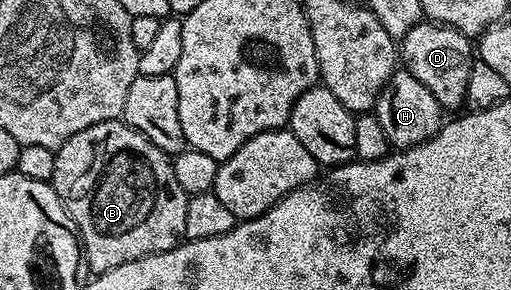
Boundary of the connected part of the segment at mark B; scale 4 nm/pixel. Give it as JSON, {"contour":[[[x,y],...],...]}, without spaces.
{"contour":[[[124,119],[87,126],[87,130],[79,130],[79,134],[67,138],[67,142],[63,142],[56,153],[51,183],[65,203],[73,226],[77,229],[83,245],[83,260],[87,268],[90,268],[90,273],[100,274],[115,270],[115,266],[166,252],[182,243],[190,195],[183,190],[183,186],[179,186],[179,178],[175,178],[171,157],[159,150],[155,142],[147,142],[147,138],[143,138],[143,134],[125,123]]]}

